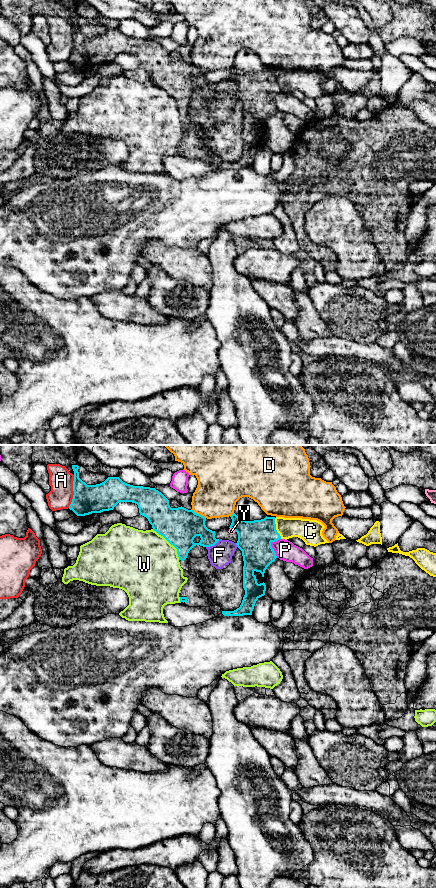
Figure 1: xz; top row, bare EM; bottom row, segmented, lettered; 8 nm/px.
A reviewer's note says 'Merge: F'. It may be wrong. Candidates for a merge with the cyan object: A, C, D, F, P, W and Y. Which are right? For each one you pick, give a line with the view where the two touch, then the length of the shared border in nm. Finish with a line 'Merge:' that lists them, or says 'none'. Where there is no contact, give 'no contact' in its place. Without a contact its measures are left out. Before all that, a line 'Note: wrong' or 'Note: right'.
Note: right
F: xz | 130 nm
Merge: F

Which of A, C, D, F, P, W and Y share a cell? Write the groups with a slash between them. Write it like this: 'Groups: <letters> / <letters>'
Groups: A / C / D / F / P / W / Y

